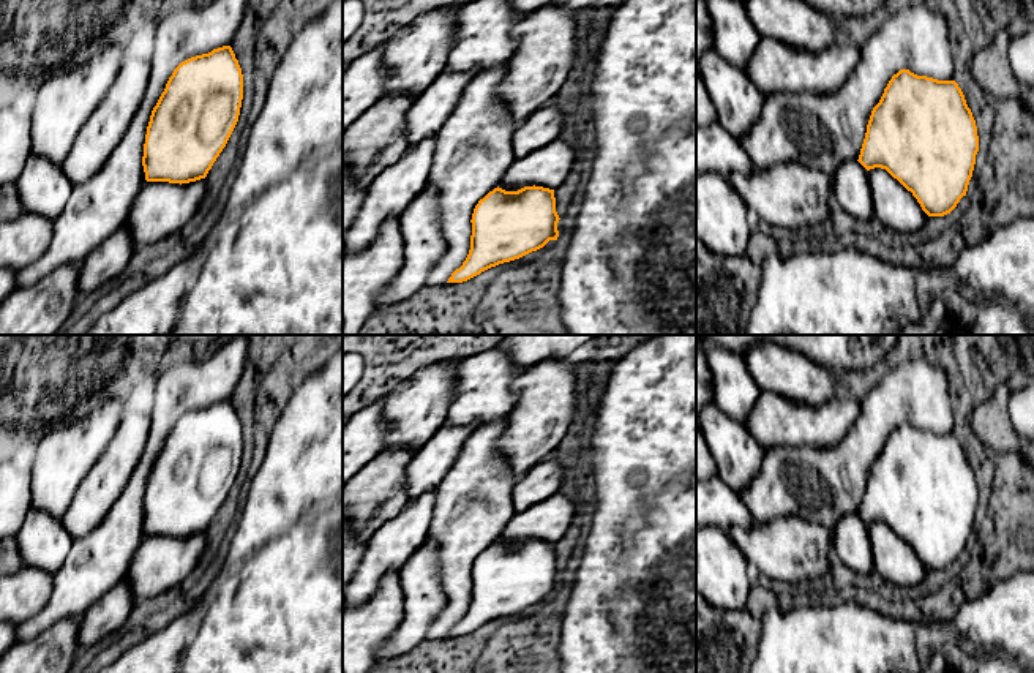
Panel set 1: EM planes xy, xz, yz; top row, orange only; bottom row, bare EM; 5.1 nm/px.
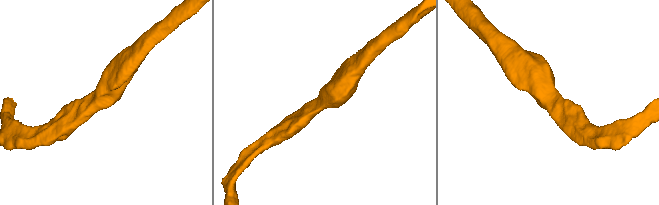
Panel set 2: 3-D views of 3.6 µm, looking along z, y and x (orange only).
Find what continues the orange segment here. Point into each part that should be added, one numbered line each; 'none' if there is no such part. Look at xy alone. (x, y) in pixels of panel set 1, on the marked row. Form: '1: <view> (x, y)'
none

